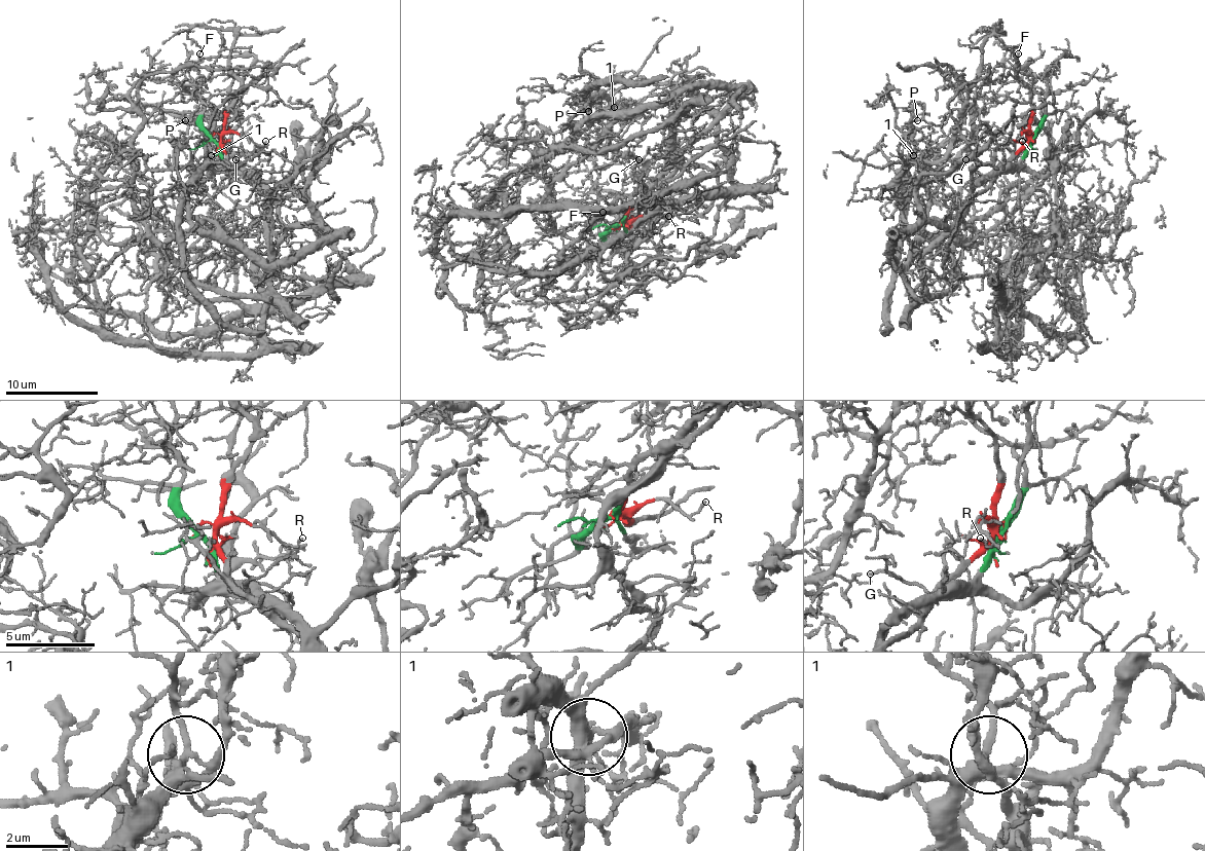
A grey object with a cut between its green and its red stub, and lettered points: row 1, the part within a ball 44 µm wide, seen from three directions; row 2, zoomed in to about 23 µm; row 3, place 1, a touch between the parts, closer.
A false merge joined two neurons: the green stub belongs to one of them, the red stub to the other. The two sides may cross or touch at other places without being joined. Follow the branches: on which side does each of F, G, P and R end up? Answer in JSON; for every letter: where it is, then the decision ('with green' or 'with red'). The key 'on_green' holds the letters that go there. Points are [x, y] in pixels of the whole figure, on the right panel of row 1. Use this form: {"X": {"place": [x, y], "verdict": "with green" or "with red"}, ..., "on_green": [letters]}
{"F": {"place": [1018, 53], "verdict": "with green"}, "G": {"place": [965, 159], "verdict": "with red"}, "P": {"place": [917, 120], "verdict": "with green"}, "R": {"place": [1022, 141], "verdict": "with red"}, "on_green": ["F", "P"]}

